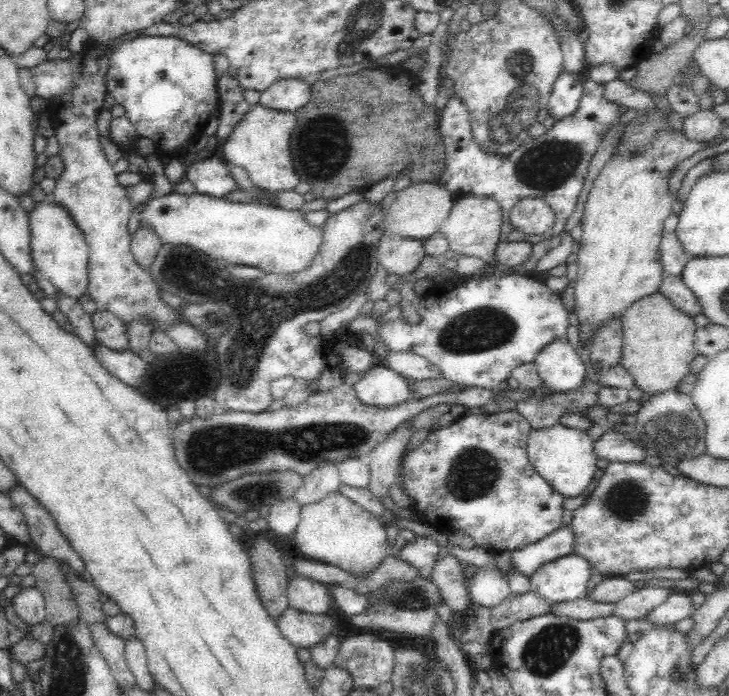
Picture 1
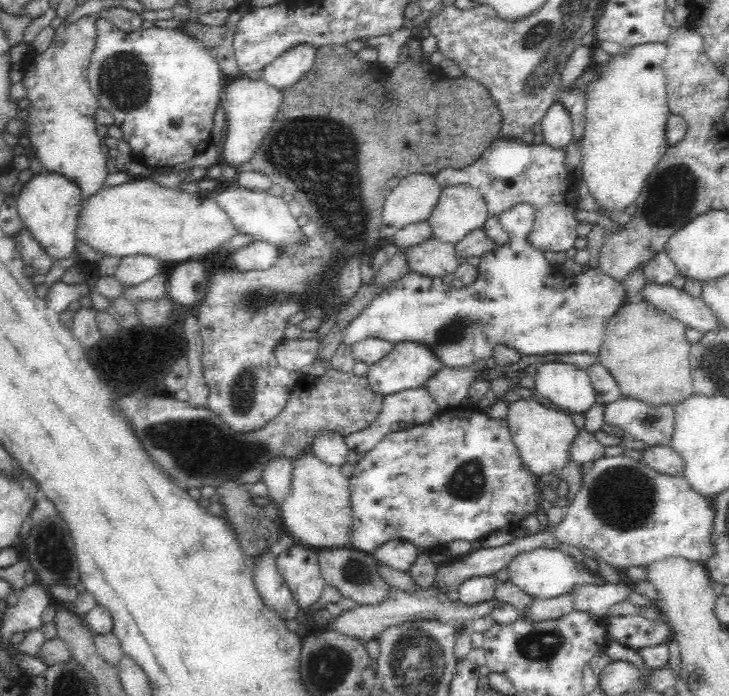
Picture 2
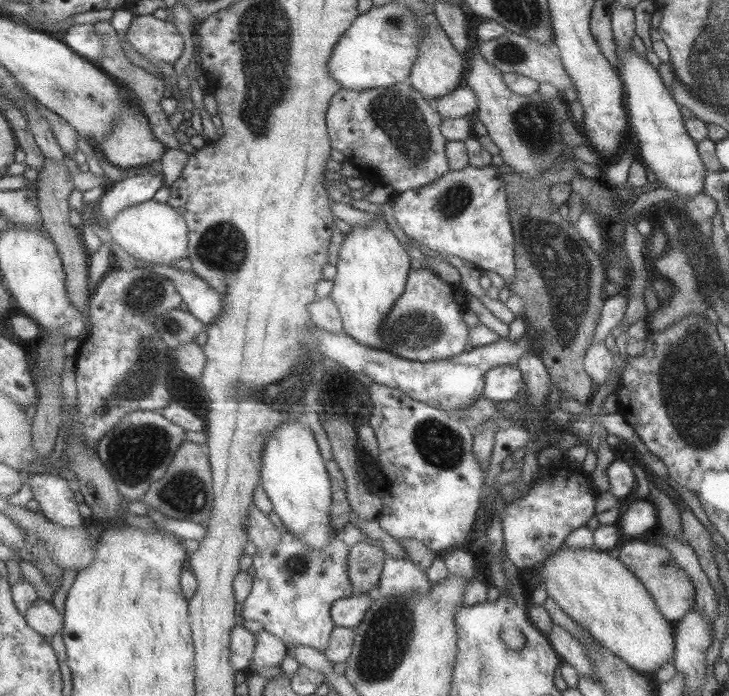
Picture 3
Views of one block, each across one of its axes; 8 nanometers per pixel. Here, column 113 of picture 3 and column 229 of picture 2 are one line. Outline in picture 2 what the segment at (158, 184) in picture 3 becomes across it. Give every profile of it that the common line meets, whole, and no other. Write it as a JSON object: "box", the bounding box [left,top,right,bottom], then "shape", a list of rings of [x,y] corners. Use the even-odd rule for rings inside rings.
{"box":[209,186,303,246],"shape":[[[224,186],[220,190],[209,193],[220,205],[223,211],[228,213],[232,223],[238,228],[238,232],[252,235],[254,240],[268,241],[276,246],[284,243],[293,243],[303,239],[303,231],[298,225],[298,219],[294,218],[289,211],[289,203],[282,197],[274,196],[267,192],[252,191],[244,186]]]}

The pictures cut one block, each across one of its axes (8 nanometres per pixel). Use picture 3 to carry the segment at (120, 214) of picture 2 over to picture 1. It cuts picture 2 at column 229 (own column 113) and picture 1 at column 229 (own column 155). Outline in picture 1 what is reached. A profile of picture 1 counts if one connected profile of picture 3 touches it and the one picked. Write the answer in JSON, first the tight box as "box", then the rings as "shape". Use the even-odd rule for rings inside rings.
{"box":[140,193,322,276],"shape":[[[170,193],[164,196],[155,198],[147,204],[143,215],[141,216],[140,225],[150,225],[154,227],[154,232],[158,233],[158,238],[162,243],[170,243],[174,245],[188,245],[202,254],[206,254],[216,260],[216,266],[218,264],[238,264],[242,266],[250,266],[257,268],[258,270],[263,270],[265,274],[278,274],[282,276],[290,276],[290,274],[298,274],[298,272],[304,272],[306,268],[312,264],[312,260],[316,258],[318,252],[320,252],[320,246],[322,246],[322,226],[312,225],[308,223],[306,219],[306,212],[297,210],[288,210],[276,205],[263,205],[261,202],[231,202],[226,201],[220,196],[210,196],[206,194],[190,194],[186,196],[185,194]]]}

